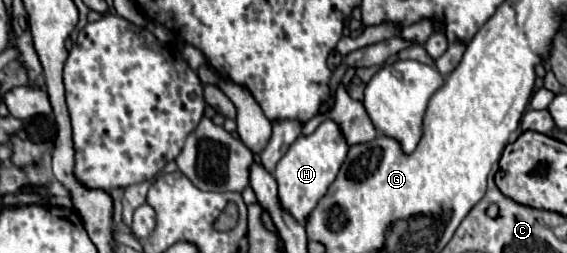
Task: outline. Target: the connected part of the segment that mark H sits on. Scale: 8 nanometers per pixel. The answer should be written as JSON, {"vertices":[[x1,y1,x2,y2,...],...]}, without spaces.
{"vertices":[[329,119,323,121,311,135,307,137,299,137,289,151,279,159,273,177,279,185,279,203,281,207,301,225,305,225,309,213,315,209,315,205,319,203,319,199,327,193,329,185,335,181,337,171,343,163,343,159,347,157,347,143,343,139,343,133,339,131,337,123,331,123]]}

